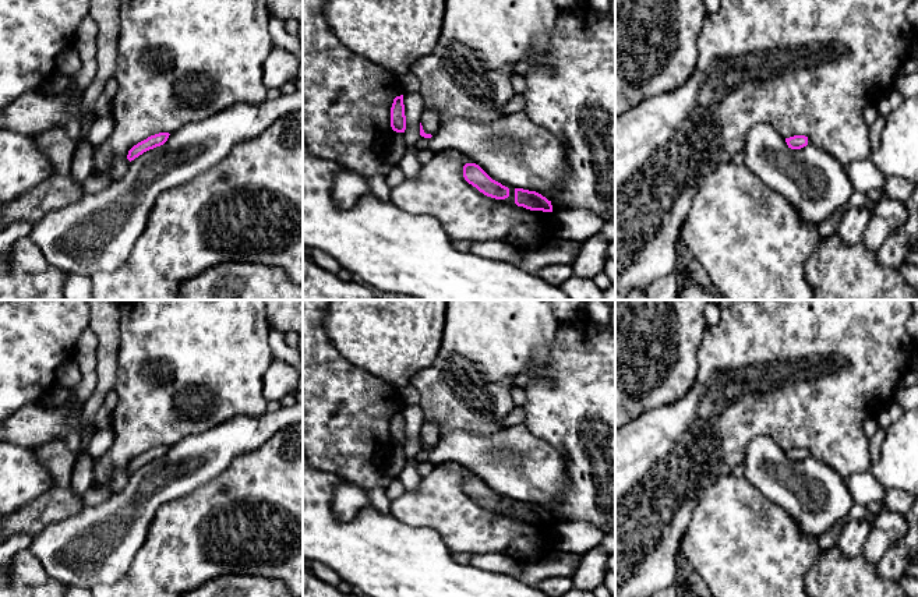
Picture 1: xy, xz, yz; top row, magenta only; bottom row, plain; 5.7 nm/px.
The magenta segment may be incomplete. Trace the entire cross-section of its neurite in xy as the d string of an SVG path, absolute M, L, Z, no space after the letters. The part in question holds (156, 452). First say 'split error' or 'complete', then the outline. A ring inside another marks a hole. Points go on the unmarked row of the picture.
complete; M159 445L148 449L146 452L138 455L128 463L127 471L131 474L144 464L163 458L167 453L169 448L170 448L169 445Z

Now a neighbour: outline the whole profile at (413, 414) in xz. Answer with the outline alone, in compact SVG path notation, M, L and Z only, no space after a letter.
M419 405L403 406L406 442L403 445L405 455L414 458L420 452L420 435L424 423L424 413Z

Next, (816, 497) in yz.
M770 437L752 439L744 456L744 477L785 509L805 536L819 538L855 505L847 481L825 462L791 462Z

